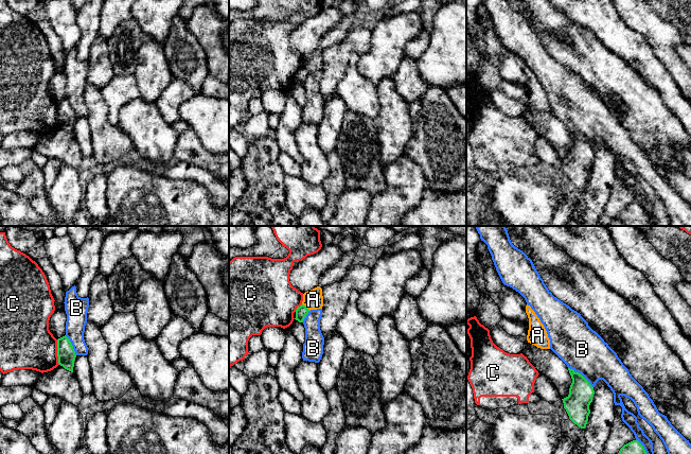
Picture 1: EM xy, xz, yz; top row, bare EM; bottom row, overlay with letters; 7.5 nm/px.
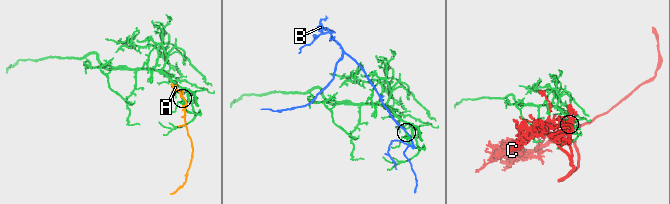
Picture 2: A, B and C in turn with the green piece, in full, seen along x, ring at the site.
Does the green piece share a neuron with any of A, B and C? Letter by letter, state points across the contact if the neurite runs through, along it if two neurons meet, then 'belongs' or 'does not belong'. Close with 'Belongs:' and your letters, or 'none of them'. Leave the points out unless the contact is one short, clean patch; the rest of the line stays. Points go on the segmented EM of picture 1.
A: along xz (302, 303), (309, 310) | does not belong
B: does not belong
C: does not belong
Belongs: none of them

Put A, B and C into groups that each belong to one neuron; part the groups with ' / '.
A / B / C

